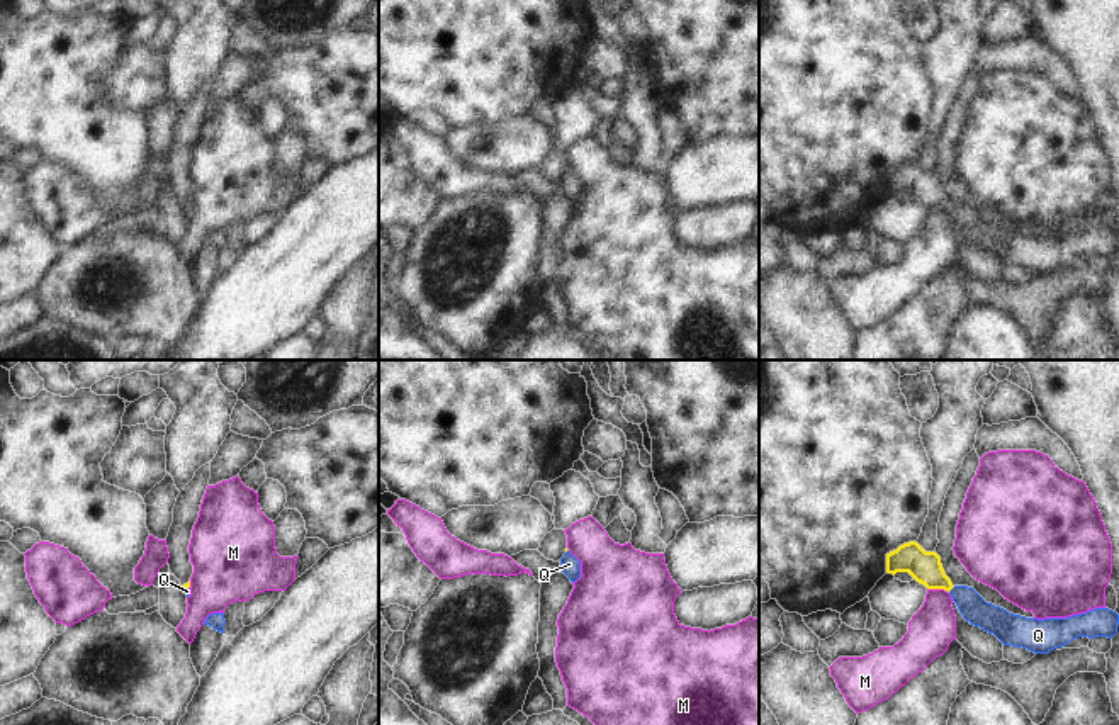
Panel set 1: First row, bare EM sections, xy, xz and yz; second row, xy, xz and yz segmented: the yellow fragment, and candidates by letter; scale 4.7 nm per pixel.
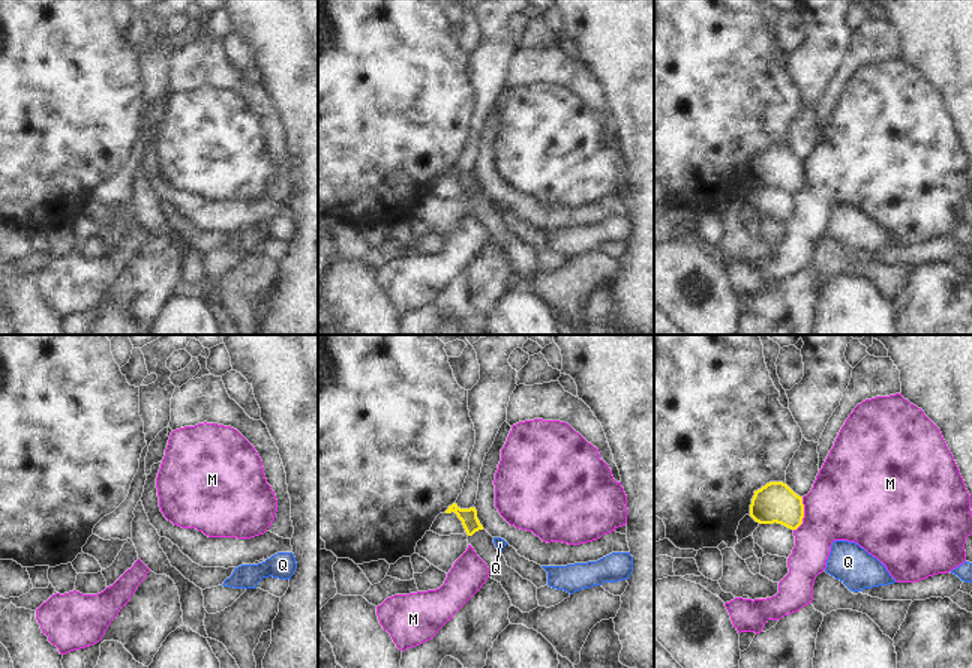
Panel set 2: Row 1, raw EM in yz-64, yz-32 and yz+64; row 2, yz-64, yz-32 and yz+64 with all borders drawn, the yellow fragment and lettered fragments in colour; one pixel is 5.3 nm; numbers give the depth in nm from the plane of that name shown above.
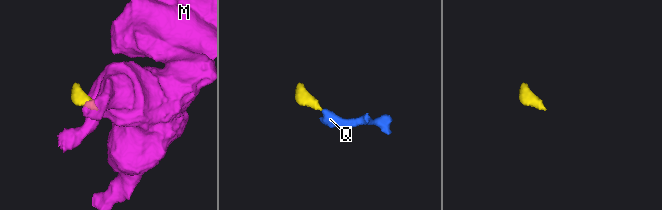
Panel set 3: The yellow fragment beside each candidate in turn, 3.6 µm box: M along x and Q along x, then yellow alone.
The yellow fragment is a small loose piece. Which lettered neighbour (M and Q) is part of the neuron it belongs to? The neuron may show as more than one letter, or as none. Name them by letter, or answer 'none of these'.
Q

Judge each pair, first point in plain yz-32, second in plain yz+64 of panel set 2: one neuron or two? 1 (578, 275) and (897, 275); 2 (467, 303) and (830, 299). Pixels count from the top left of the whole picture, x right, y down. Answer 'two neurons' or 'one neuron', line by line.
1: one neuron
2: two neurons

